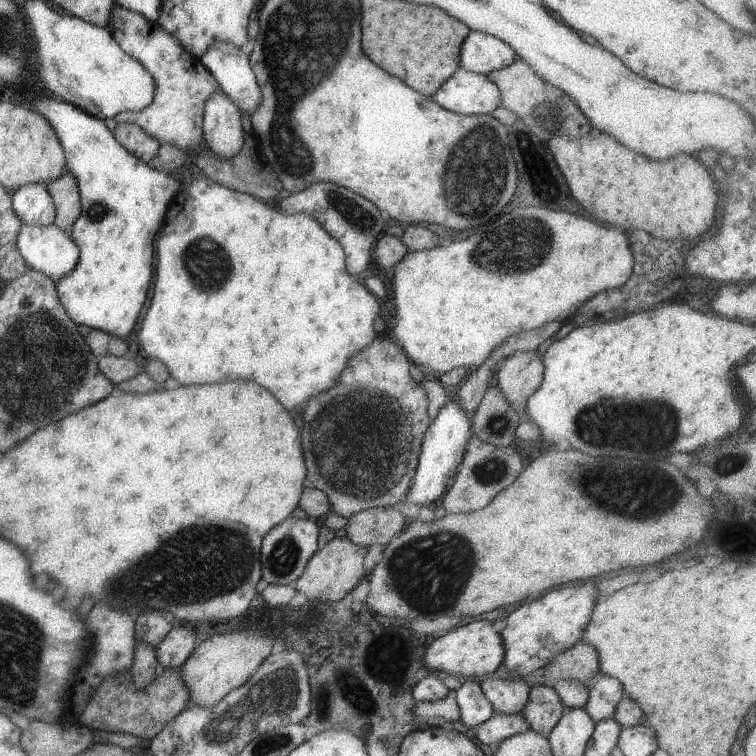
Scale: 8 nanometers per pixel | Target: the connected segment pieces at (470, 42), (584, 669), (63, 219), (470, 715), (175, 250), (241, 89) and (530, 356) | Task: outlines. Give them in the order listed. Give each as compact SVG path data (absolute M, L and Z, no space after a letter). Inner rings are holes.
M470 30L460 46L460 67L472 73L486 75L492 70L505 68L516 58L515 51L506 42L481 31Z
M579 640L546 662L542 668L544 684L548 687L561 679L575 679L588 685L599 672L597 651Z
M63 172L60 177L45 185L54 206L52 224L67 234L80 213L80 196L76 180L69 173Z
M479 680L464 682L454 690L453 698L460 712L460 721L469 728L485 722L495 712L480 689Z
M205 176L193 180L186 189L181 187L170 202L168 210L163 226L156 234L153 292L151 292L151 300L145 316L141 320L137 340L147 356L167 366L169 376L175 378L179 384L211 384L211 382L227 382L235 378L253 380L259 386L267 388L281 402L281 406L291 412L299 408L309 396L321 390L329 390L335 384L341 370L345 368L347 360L378 337L373 331L373 320L379 314L377 298L345 272L342 246L313 216L305 213L285 215L279 209L275 210L271 205L267 206L264 201L250 194L224 187Z
M213 41L199 60L213 75L220 90L239 109L241 116L249 118L262 96L249 66L248 55L235 45Z
M535 348L513 351L493 372L493 380L521 416L524 416L526 398L541 384L543 369L542 356Z

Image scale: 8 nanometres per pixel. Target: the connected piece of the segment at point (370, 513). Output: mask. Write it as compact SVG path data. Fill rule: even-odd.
M396 506L363 509L346 518L343 529L353 544L369 547L371 544L386 545L391 538L407 525L407 518Z

